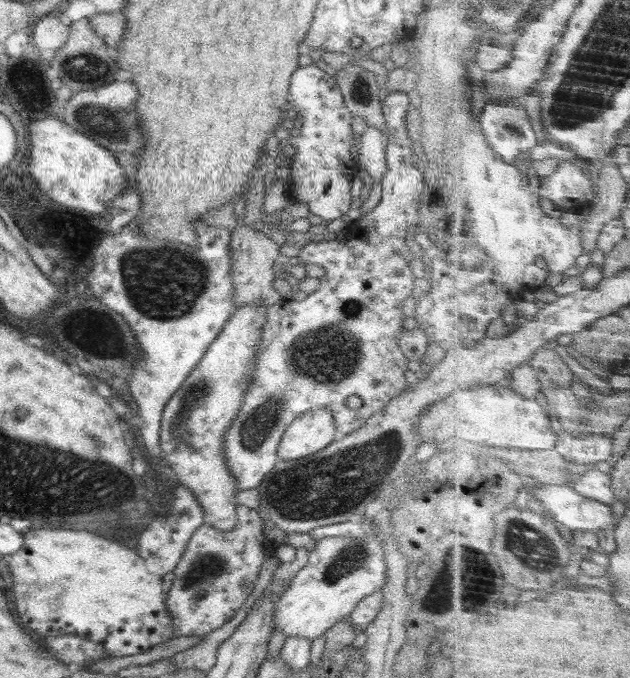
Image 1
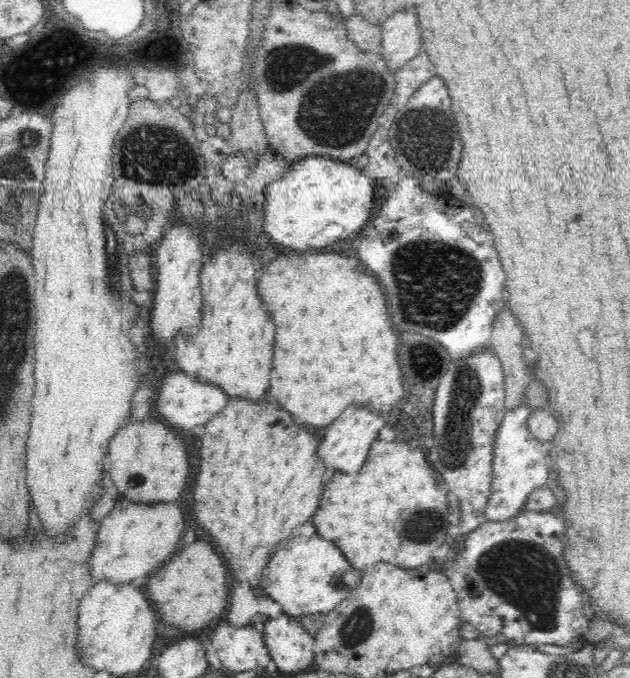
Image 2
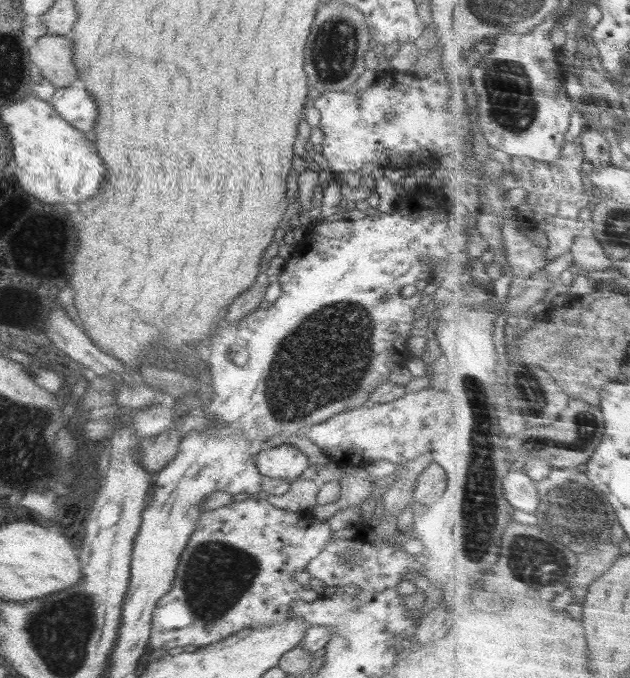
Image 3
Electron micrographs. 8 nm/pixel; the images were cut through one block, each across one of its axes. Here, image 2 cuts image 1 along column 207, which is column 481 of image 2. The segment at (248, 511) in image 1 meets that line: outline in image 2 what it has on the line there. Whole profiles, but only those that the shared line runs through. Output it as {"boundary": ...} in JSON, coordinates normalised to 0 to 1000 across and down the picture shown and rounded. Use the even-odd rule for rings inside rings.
{"boundary":[[[833,751],[800,770],[768,768],[743,786],[729,810],[705,827],[708,842],[703,844],[724,870],[733,914],[746,917],[760,935],[773,941],[797,935],[811,950],[930,951],[927,932],[933,929],[937,914],[927,909],[929,879],[924,866],[911,858],[902,844],[895,780],[894,765],[876,755]]]}

